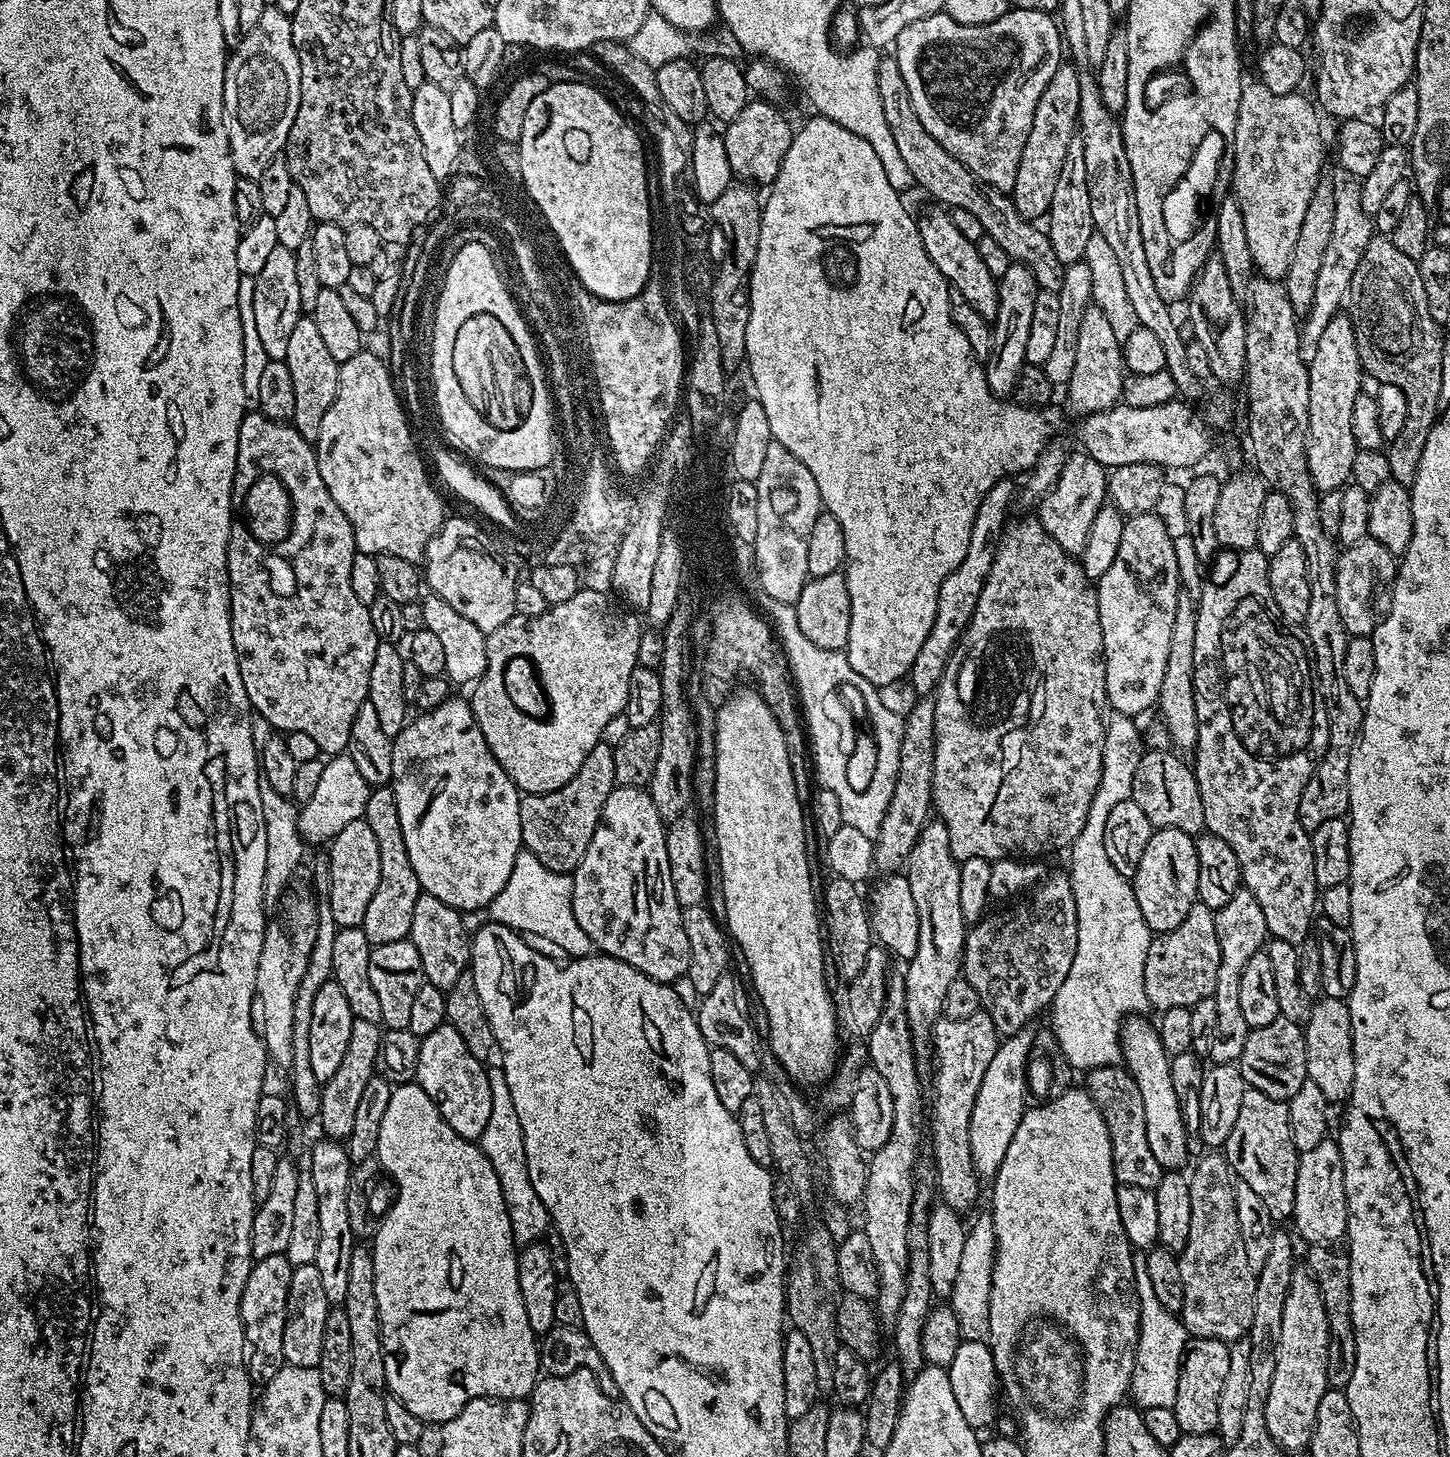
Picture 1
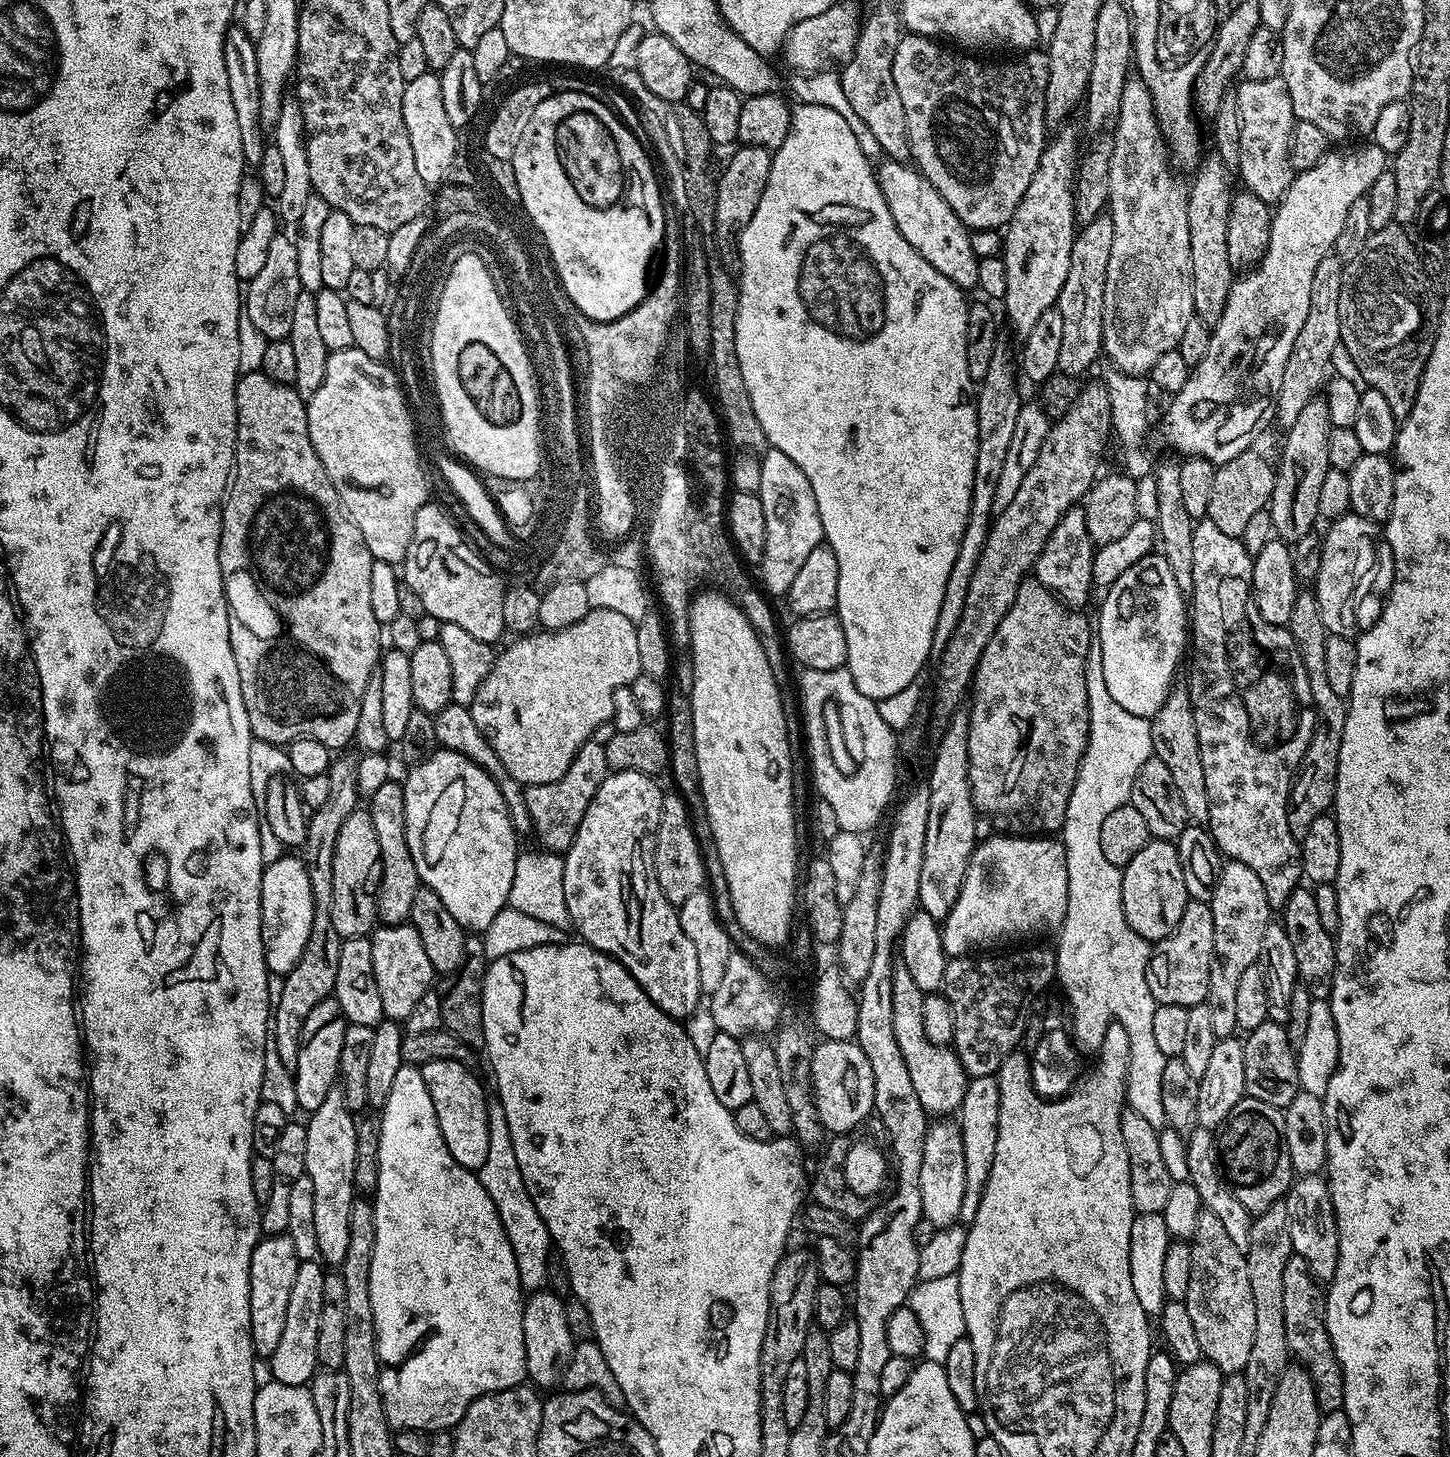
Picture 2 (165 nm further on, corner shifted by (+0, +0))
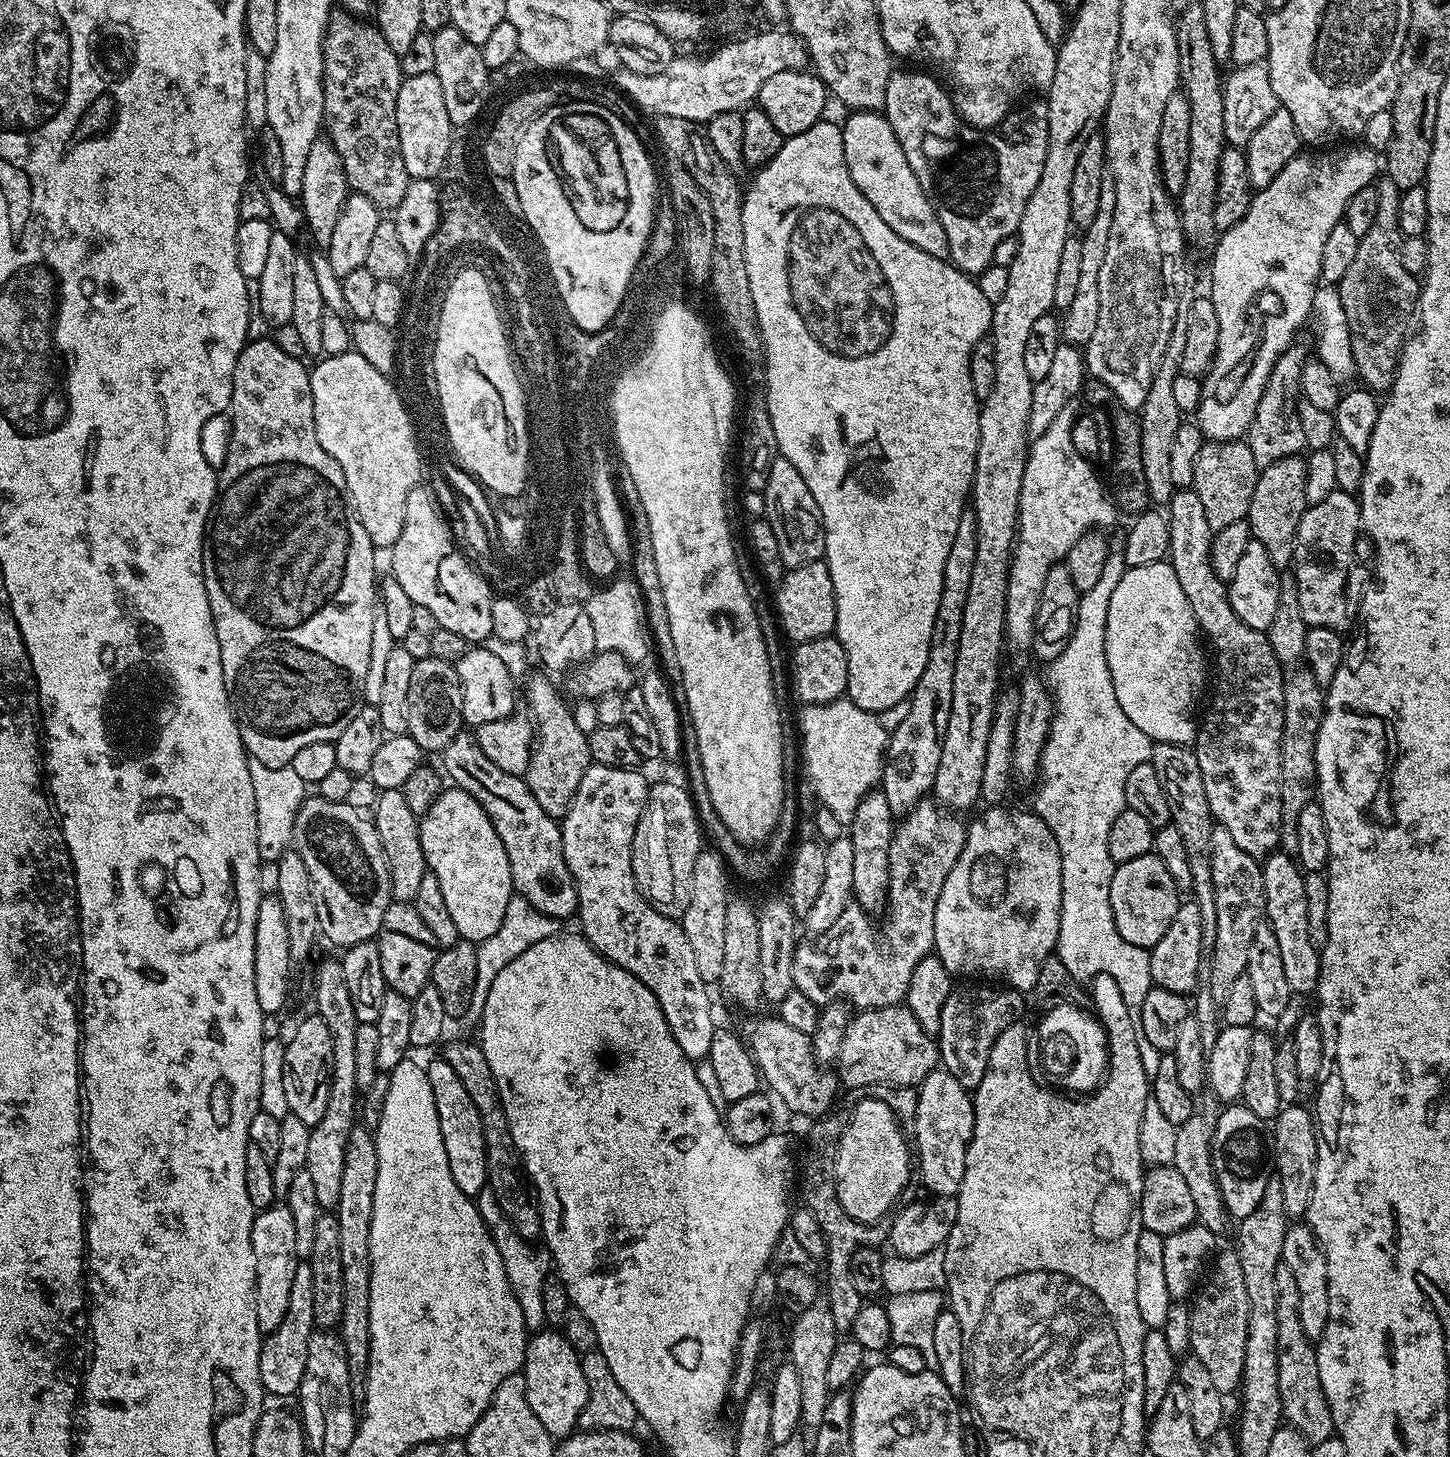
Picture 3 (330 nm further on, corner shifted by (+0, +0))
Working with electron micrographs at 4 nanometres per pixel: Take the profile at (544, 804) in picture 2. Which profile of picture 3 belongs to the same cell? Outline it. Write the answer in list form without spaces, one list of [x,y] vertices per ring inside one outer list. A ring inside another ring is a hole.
[[[532,676],[528,680],[526,712],[534,721],[534,739],[530,762],[523,777],[538,806],[542,806],[546,814],[562,818],[568,813],[570,802],[578,790],[578,782],[582,782],[582,774],[586,774],[592,763],[592,755],[588,749],[588,736],[578,730],[569,701],[564,701],[559,690],[547,680],[549,677],[544,676]]]

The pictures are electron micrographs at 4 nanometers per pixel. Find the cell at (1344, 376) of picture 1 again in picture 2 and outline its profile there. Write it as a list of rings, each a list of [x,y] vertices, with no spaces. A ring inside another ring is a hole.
[[[1315,398],[1306,402],[1294,426],[1283,433],[1284,445],[1280,448],[1280,461],[1277,459],[1274,464],[1276,481],[1266,511],[1274,522],[1275,535],[1285,542],[1294,542],[1317,527],[1316,520],[1320,516],[1318,497],[1322,482],[1331,468],[1329,447],[1332,430],[1326,402],[1323,398]]]

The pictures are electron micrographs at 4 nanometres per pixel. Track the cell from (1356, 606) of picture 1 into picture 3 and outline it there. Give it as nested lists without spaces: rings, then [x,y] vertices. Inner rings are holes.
[[[1332,492],[1322,502],[1309,504],[1298,522],[1291,567],[1298,586],[1302,618],[1309,628],[1329,628],[1344,634],[1354,624],[1354,604],[1348,601],[1348,579],[1356,560],[1356,539],[1362,536],[1360,502],[1351,492]]]

